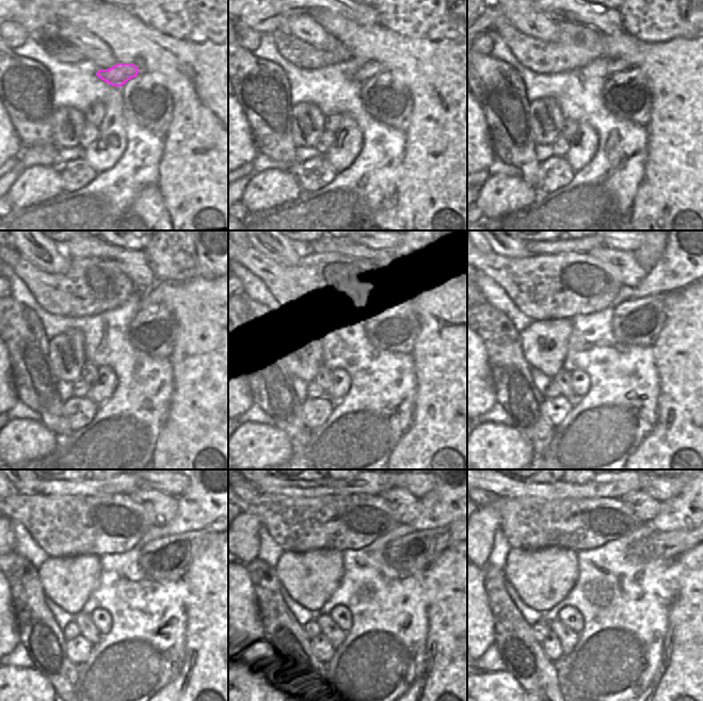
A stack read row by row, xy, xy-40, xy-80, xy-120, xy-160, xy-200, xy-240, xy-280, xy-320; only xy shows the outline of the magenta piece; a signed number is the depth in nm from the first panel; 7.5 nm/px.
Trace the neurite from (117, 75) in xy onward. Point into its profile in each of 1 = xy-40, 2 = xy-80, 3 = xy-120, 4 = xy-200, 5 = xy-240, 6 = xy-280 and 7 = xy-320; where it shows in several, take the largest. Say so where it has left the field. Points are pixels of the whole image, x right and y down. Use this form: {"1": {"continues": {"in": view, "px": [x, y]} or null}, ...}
{"1": {"continues": {"in": "xy-40", "px": [370, 68]}}, "2": {"continues": {"in": "xy-80", "px": [614, 65]}}, "3": {"continues": {"in": "xy-120", "px": [154, 296]}}, "4": {"continues": {"in": "xy-200", "px": [684, 261]}}, "5": {"continues": {"in": "xy-240", "px": [206, 499]}}, "6": {"continues": {"in": "xy-280", "px": [445, 504]}}, "7": {"continues": {"in": "xy-320", "px": [683, 512]}}}

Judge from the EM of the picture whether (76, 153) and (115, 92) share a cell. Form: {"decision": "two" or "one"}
{"decision": "two"}

